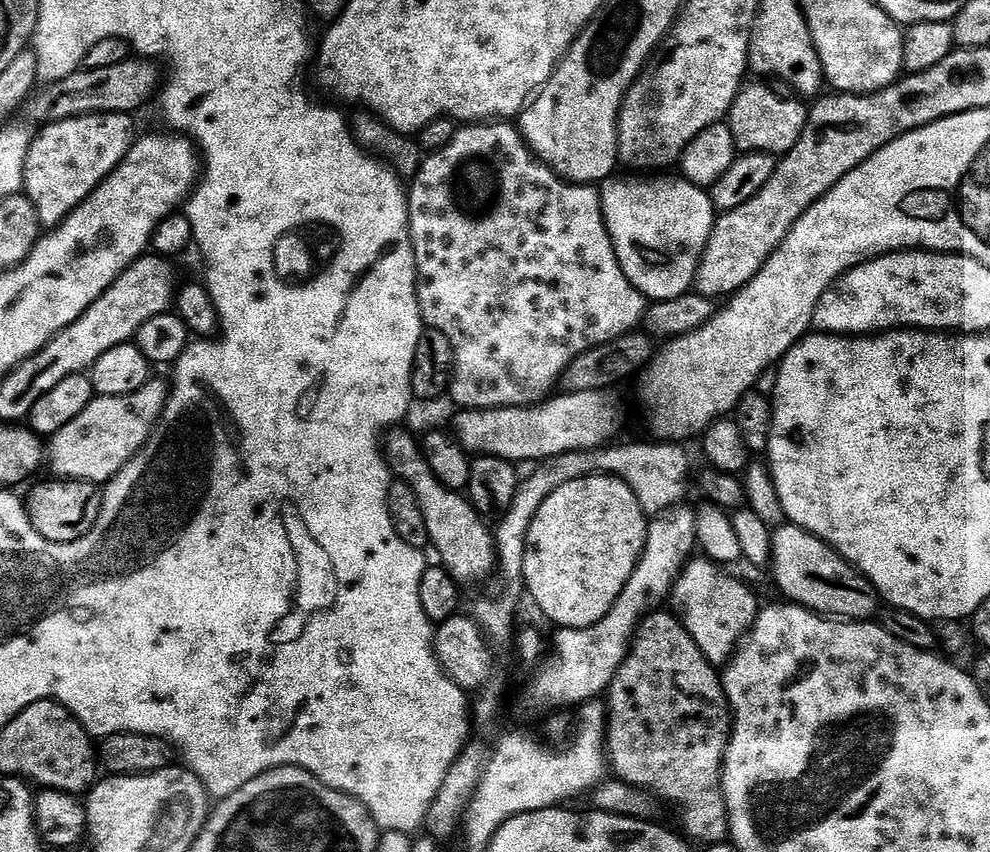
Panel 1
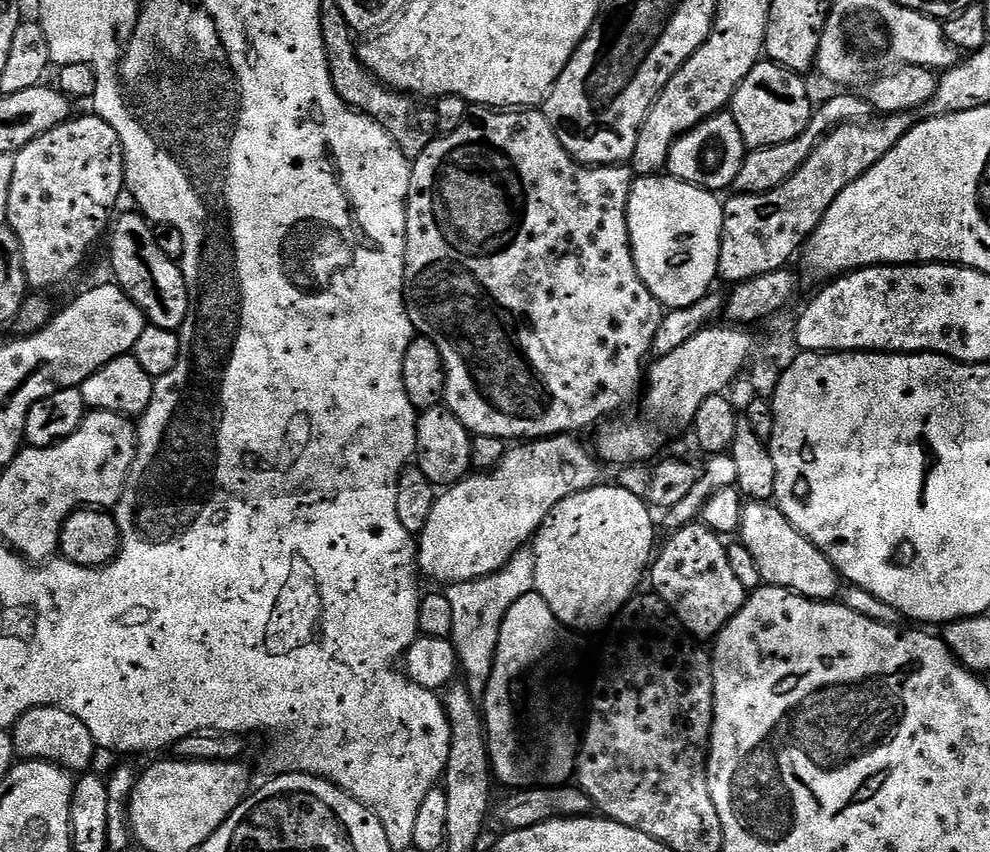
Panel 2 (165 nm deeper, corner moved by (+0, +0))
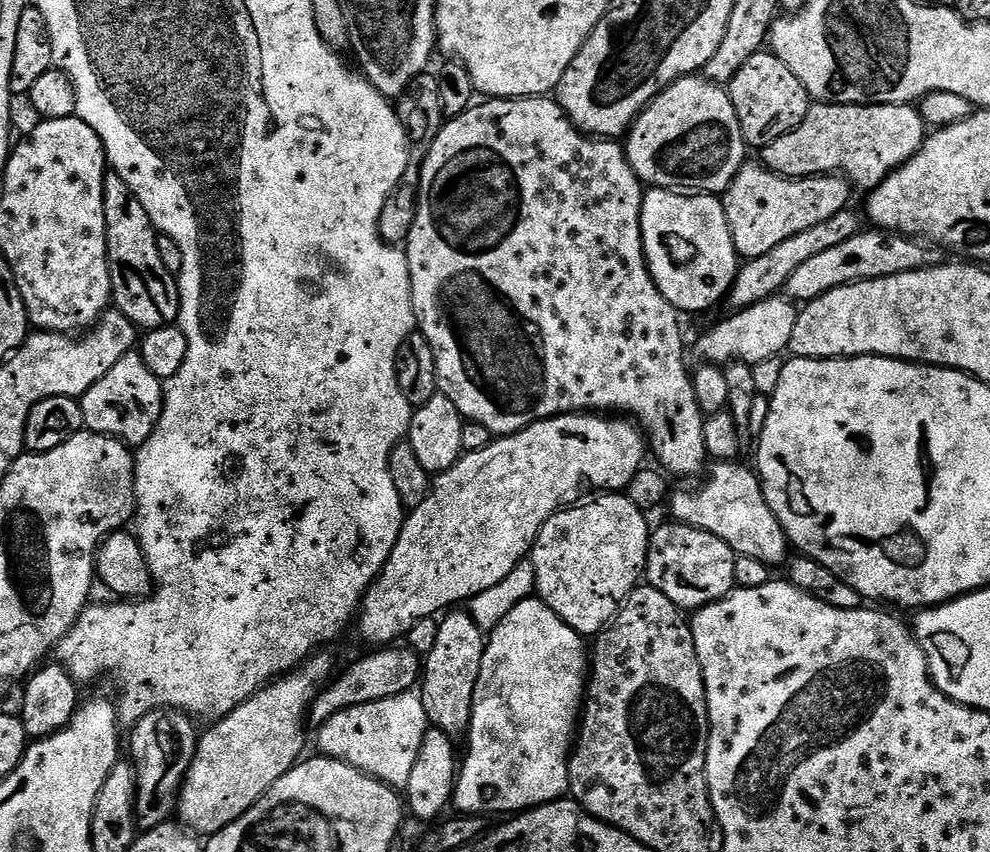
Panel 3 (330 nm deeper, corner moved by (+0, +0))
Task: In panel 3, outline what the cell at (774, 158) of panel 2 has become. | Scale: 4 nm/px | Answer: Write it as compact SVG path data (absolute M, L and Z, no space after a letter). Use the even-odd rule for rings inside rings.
M816 102L799 126L763 145L762 163L770 171L789 178L843 174L857 189L871 190L914 158L925 139L924 117L911 104Z

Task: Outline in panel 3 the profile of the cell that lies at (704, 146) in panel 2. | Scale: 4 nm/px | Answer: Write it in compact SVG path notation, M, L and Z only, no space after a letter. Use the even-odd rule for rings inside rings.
M700 74L675 80L664 92L659 92L651 104L640 113L626 136L628 161L636 176L648 186L669 190L695 190L700 194L723 194L746 163L749 145L736 107L727 87Z

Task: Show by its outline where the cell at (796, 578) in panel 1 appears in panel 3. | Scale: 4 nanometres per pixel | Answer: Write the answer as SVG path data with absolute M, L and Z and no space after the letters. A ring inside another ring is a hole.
M716 462L711 465L711 468L712 481L709 484L702 485L700 489L688 488L685 492L673 491L671 493L671 519L695 528L701 528L718 538L722 538L736 551L737 556L749 556L769 566L780 564L785 559L784 564L789 559L790 541L784 528L778 522L774 510L770 510L770 506L766 502L764 485L760 483L759 475L751 467L748 467L749 469L743 468L740 462Z

